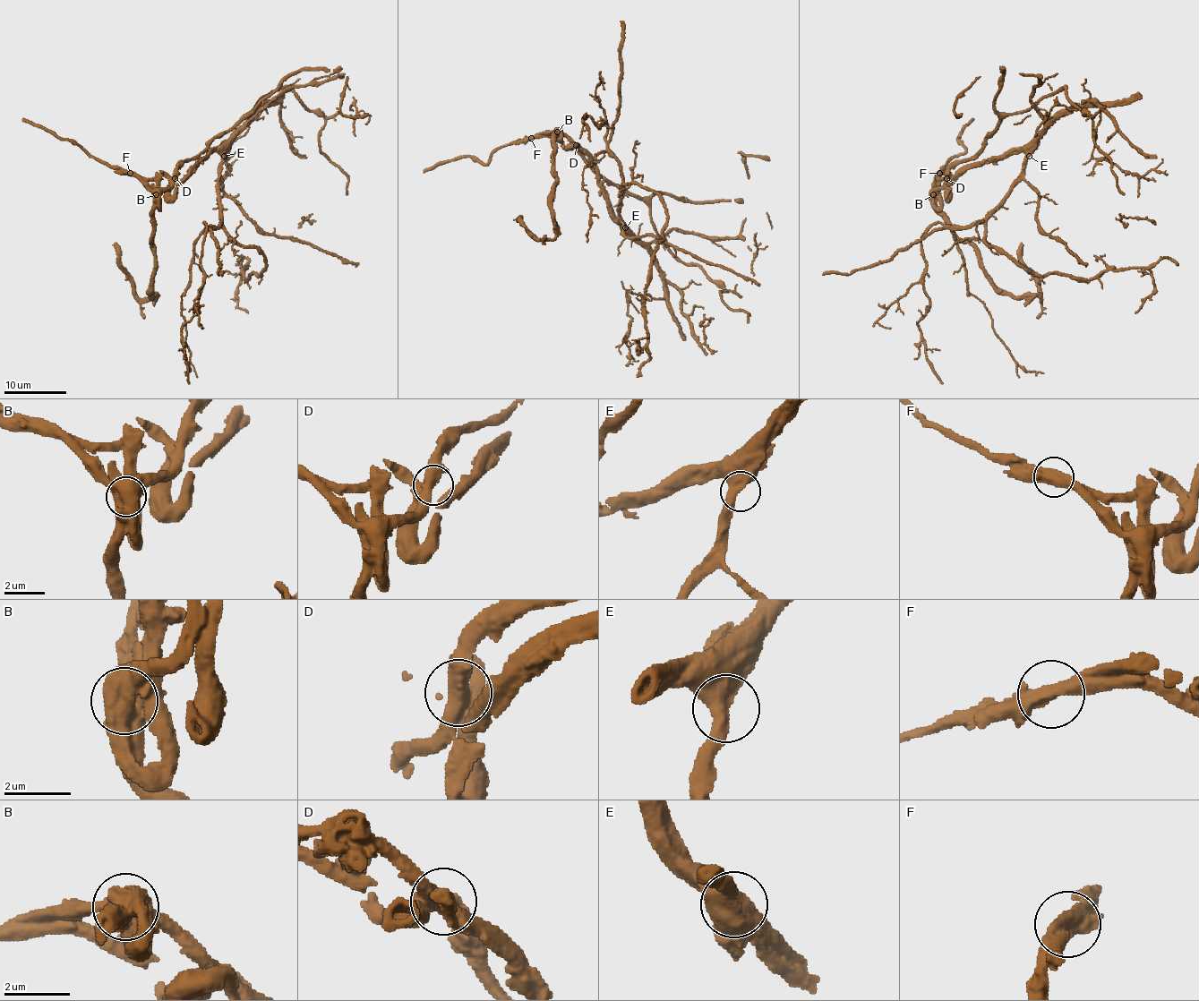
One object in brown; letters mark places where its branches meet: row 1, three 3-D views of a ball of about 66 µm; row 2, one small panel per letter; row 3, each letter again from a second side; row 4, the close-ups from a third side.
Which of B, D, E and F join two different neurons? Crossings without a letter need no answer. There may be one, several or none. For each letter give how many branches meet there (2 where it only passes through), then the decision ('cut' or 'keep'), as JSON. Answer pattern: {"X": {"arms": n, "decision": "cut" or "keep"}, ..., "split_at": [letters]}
{"B": {"arms": 2, "decision": "cut"}, "D": {"arms": 3, "decision": "keep"}, "E": {"arms": 2, "decision": "keep"}, "F": {"arms": 2, "decision": "cut"}, "split_at": ["B", "F"]}

